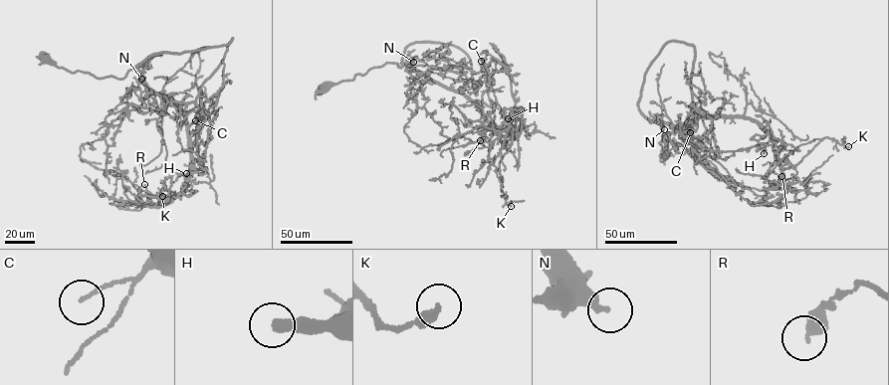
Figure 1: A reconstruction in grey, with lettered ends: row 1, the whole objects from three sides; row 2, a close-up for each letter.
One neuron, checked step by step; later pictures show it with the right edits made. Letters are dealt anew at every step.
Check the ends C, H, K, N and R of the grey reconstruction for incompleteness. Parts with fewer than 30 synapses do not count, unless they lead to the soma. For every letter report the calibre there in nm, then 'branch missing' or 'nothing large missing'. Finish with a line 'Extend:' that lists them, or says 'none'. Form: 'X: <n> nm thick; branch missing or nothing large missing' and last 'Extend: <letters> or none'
C: 100 nm thick; nothing large missing
H: 320 nm thick; branch missing
K: 280 nm thick; nothing large missing
N: 360 nm thick; nothing large missing
R: 460 nm thick; nothing large missing
Extend: H

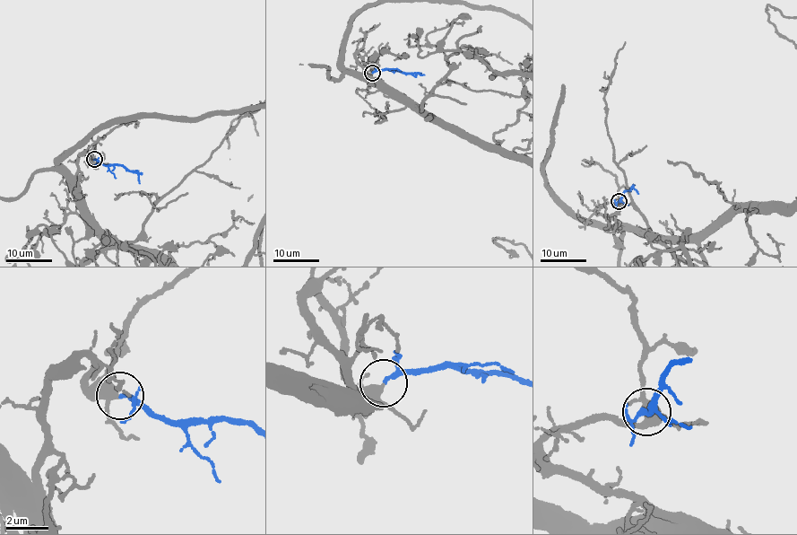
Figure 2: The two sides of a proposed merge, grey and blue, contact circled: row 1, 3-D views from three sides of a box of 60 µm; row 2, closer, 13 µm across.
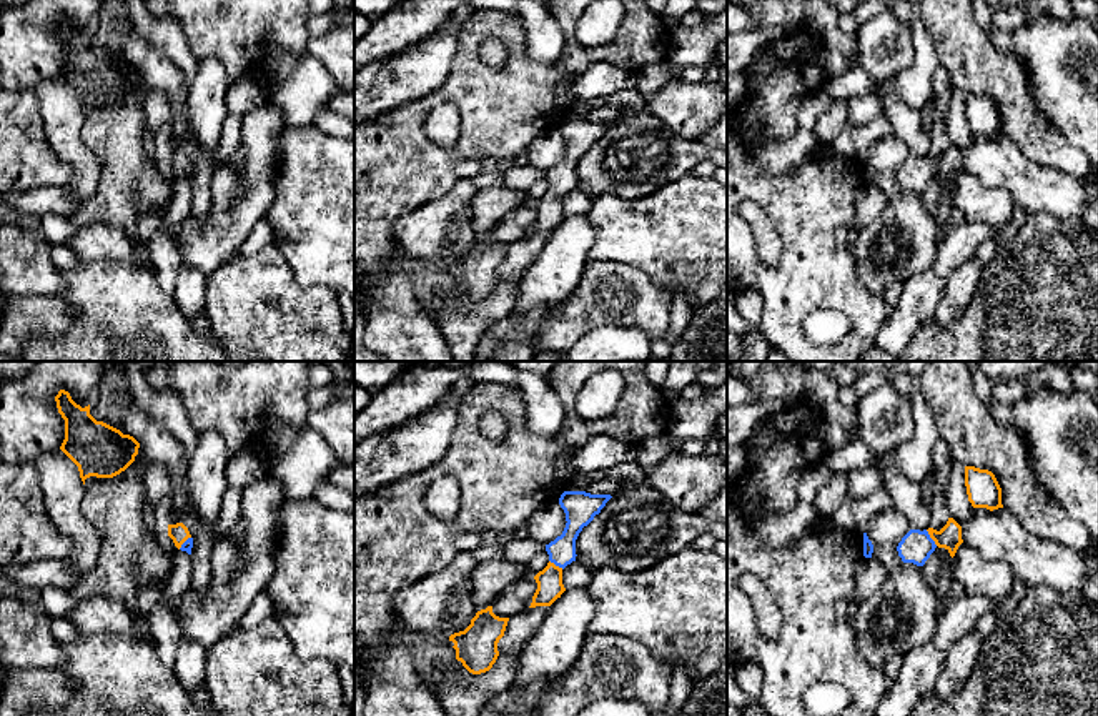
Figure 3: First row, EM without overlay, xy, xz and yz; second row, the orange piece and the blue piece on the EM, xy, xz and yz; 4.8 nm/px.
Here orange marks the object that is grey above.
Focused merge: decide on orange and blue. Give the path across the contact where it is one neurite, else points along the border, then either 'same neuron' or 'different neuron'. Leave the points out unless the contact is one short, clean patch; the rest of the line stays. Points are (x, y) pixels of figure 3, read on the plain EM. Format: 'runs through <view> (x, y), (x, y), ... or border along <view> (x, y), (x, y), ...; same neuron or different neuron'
runs through yz (949, 164), (930, 164), (915, 174); same neuron

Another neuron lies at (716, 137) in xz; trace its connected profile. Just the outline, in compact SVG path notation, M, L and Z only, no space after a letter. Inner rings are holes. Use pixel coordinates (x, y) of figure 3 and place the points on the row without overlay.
M727 112L699 138L702 145L727 150Z

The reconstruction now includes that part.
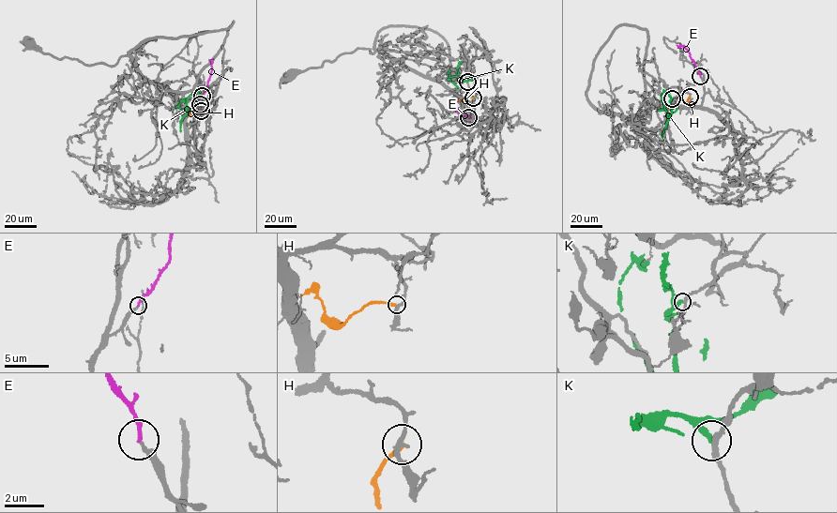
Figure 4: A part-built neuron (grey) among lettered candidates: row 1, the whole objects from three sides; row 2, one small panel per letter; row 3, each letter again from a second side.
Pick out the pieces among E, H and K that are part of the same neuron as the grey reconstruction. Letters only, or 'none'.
E

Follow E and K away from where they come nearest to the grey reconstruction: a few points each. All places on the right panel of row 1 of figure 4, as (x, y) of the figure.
E: (700, 76), (686, 49), (677, 45)
K: (672, 98), (670, 115), (667, 117), (663, 105), (669, 114), (676, 111), (677, 105)

